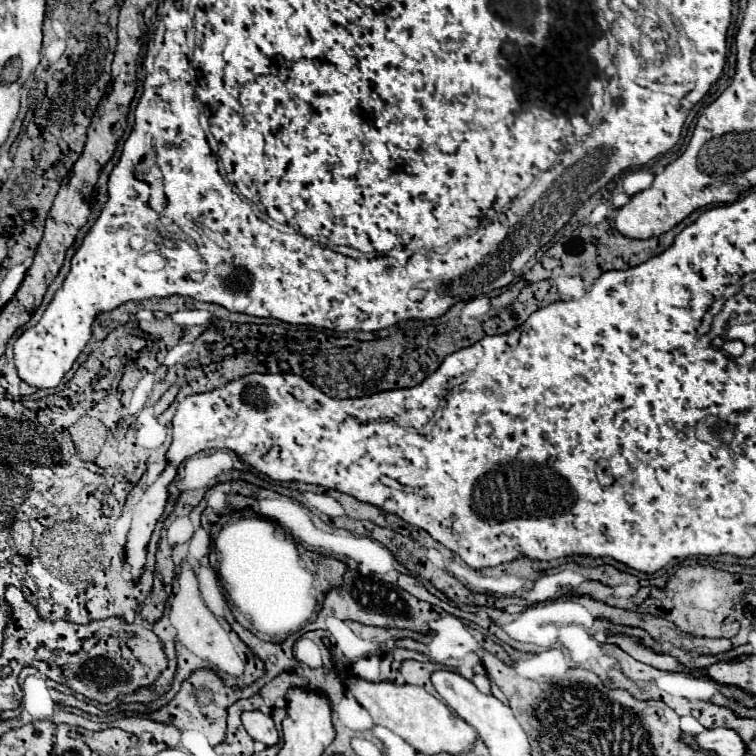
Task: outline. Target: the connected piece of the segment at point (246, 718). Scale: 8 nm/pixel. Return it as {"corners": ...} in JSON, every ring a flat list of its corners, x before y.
{"corners":[[246,711,246,713,242,713,242,723,244,723,244,729,248,731,248,735,254,741,264,743,266,747,276,745,280,741,272,717,264,715,262,711]]}

